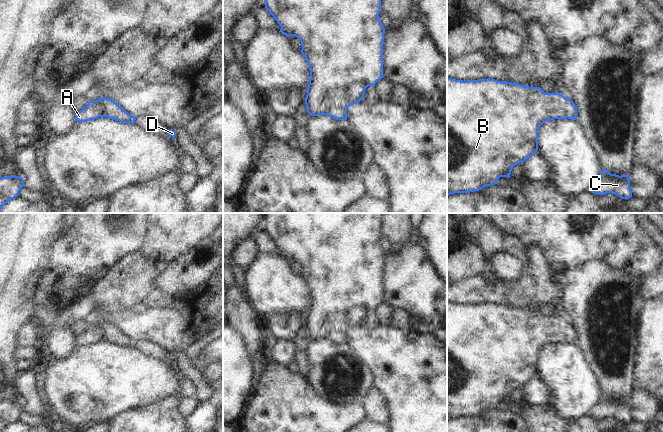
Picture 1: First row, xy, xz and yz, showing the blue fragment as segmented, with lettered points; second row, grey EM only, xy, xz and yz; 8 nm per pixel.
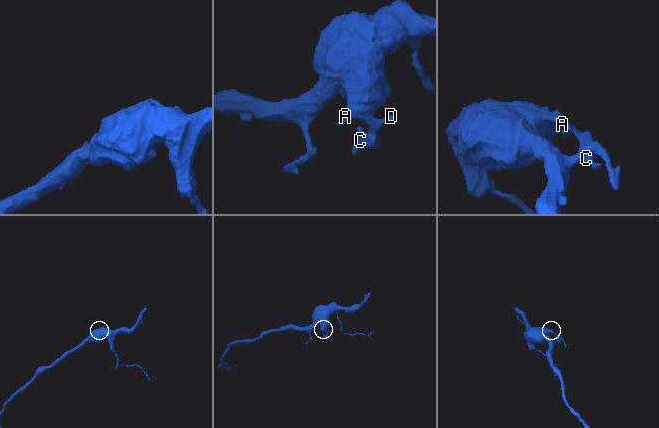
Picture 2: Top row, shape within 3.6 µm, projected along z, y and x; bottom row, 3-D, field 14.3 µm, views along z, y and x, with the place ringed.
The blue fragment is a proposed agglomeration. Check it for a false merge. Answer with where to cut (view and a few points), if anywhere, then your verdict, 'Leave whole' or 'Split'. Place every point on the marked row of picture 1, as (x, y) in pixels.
No split. Leave whole

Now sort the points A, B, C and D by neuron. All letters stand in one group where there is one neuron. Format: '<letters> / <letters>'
A B C D

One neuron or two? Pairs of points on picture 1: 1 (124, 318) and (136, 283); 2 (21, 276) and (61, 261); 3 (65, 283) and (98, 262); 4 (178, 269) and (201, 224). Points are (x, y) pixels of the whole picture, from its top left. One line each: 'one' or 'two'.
1: two
2: two
3: one
4: two

